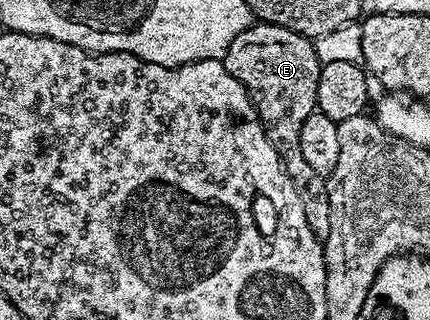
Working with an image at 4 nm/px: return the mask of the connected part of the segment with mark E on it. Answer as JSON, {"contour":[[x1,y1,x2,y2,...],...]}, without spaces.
{"contour":[[252,23,229,43,229,51,221,60,225,71,229,71,229,75,233,75,251,96,269,143,273,143,293,187,297,187,301,207,305,207,305,223,309,223,313,235,326,239,329,235,327,178,317,175,317,171,309,167,301,151,301,123,305,123,317,109,315,100,321,62,314,40,280,25]]}

